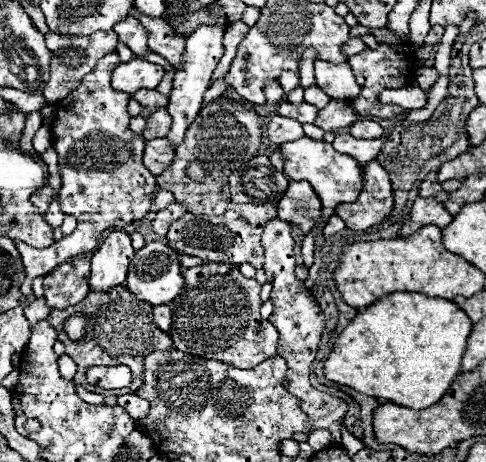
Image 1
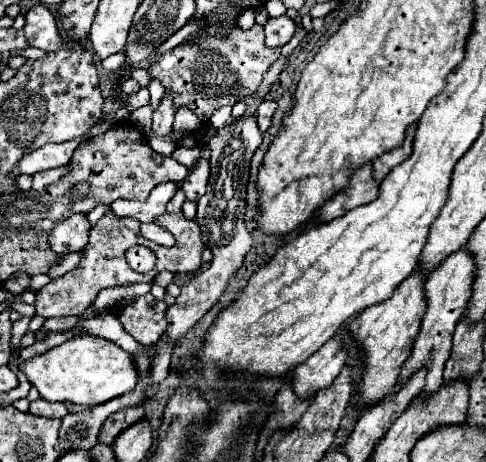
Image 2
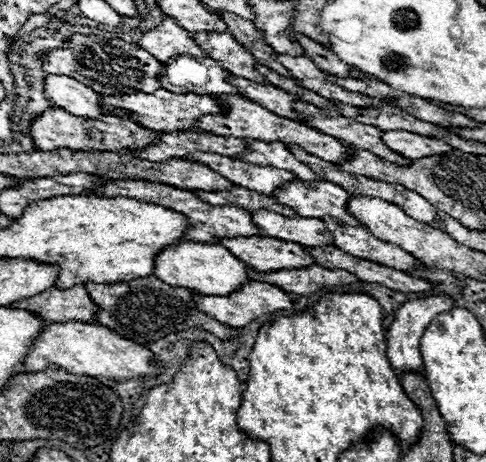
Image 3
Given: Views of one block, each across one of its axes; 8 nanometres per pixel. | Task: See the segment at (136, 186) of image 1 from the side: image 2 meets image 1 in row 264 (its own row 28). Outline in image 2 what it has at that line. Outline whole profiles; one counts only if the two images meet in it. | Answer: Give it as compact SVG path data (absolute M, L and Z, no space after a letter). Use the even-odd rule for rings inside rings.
M40 4L34 6L26 14L24 34L26 34L26 40L30 46L40 48L44 52L54 52L62 44L60 24L58 24L56 16L46 6L40 6Z

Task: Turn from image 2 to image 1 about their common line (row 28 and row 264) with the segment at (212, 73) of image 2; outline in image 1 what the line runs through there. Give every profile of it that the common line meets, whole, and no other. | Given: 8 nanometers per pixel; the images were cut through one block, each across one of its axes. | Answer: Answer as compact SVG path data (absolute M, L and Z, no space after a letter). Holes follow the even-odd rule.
M228 204L228 210L222 216L192 216L184 214L166 234L168 244L180 254L196 256L206 262L224 262L224 264L252 264L256 270L264 266L264 248L260 244L266 222L276 218L274 204Z

